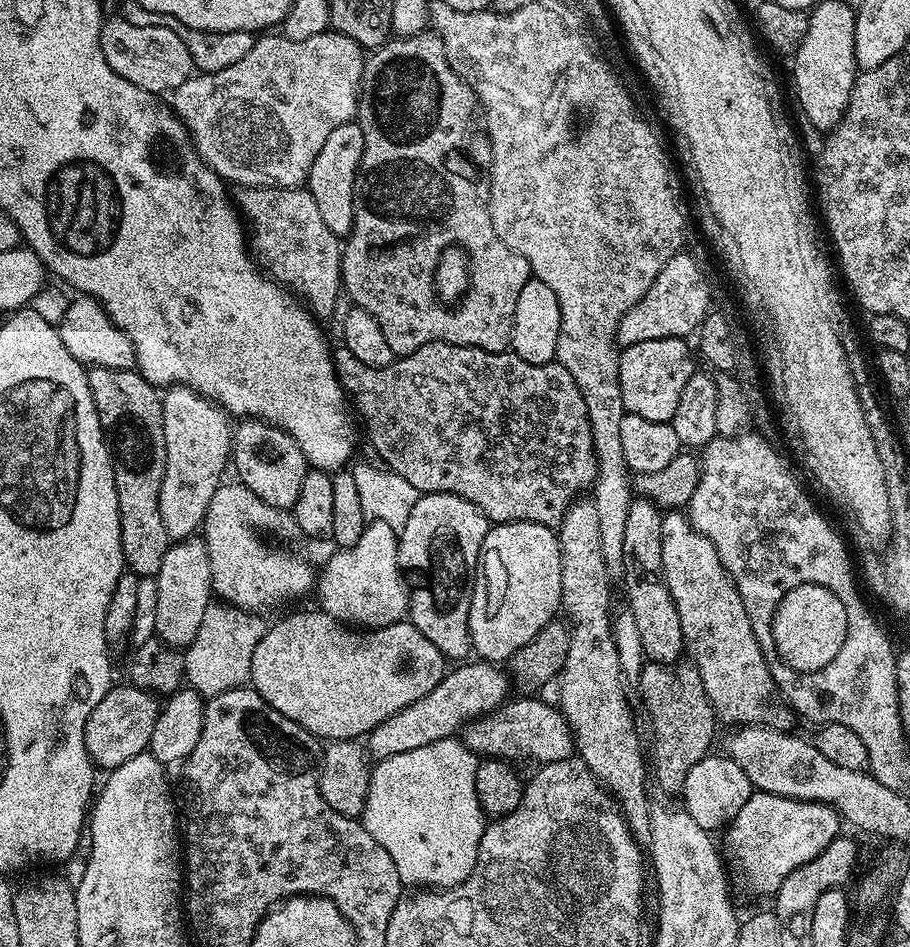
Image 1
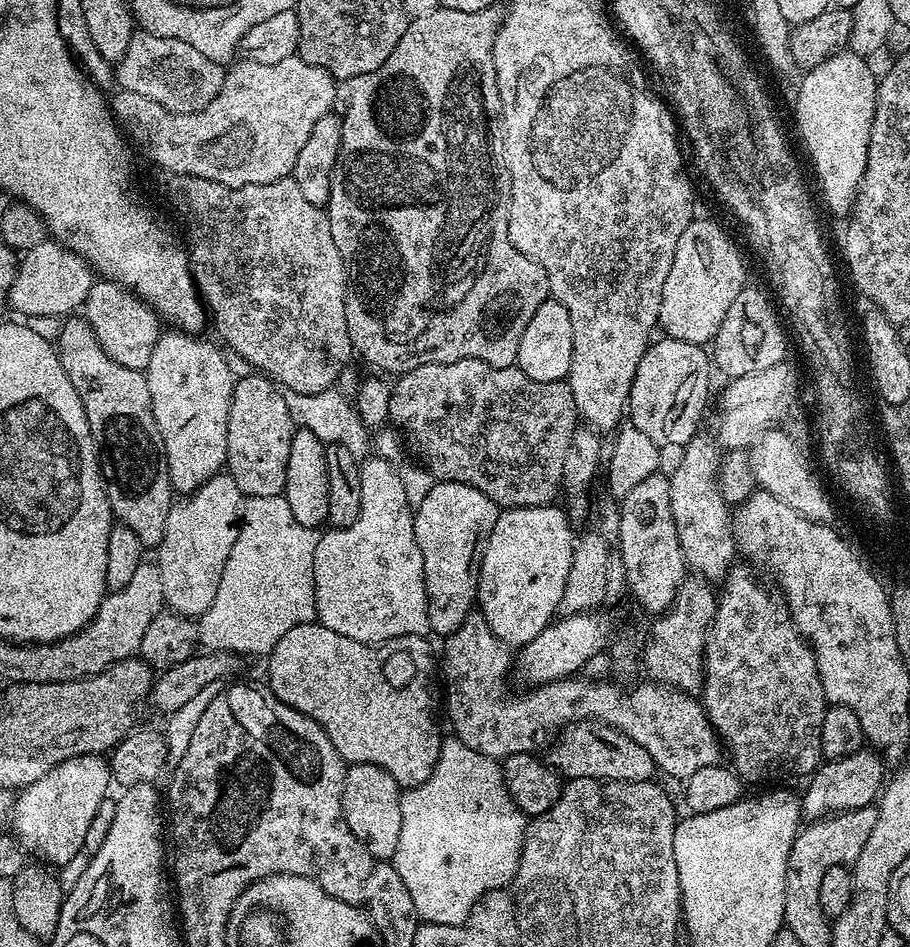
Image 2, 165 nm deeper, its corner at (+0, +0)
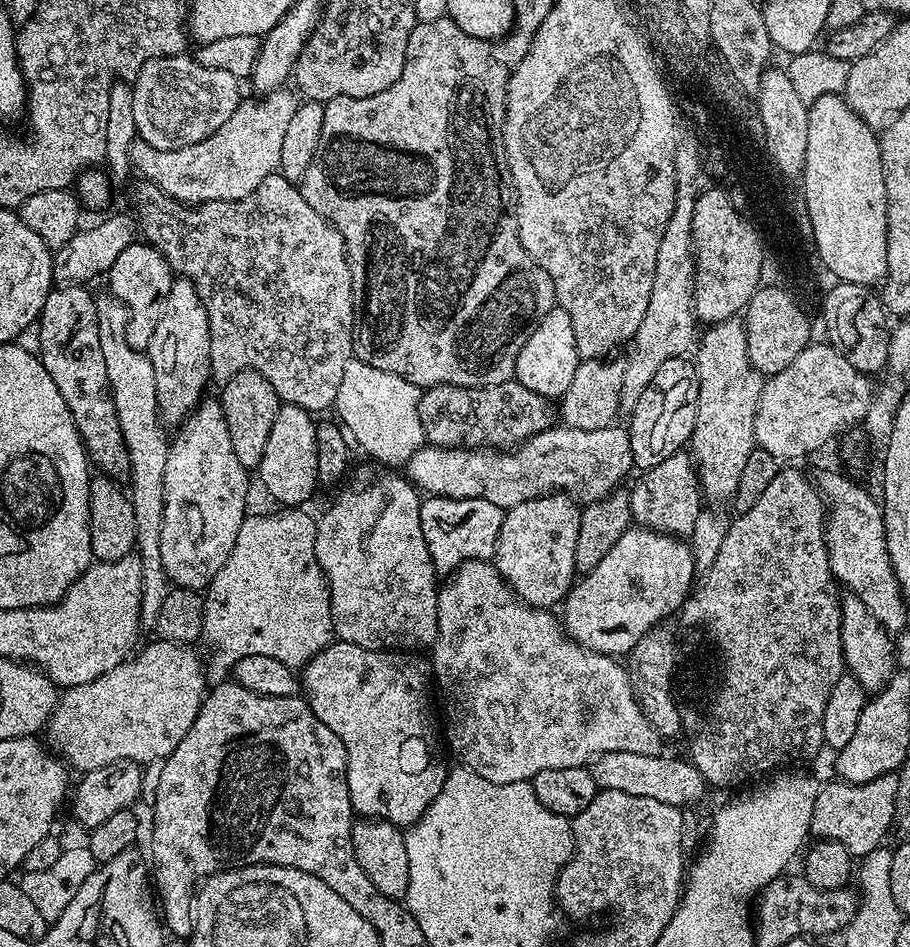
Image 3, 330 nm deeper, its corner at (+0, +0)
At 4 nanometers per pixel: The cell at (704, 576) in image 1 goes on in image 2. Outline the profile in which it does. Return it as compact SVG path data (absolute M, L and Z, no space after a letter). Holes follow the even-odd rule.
M696 435L690 443L685 444L679 453L680 461L676 469L670 472L670 510L674 514L674 526L678 530L678 542L684 555L684 563L689 573L698 575L709 582L723 581L728 569L733 567L737 559L736 540L732 536L732 516L730 505L725 502L720 493L718 473L722 459L722 448L711 435Z

